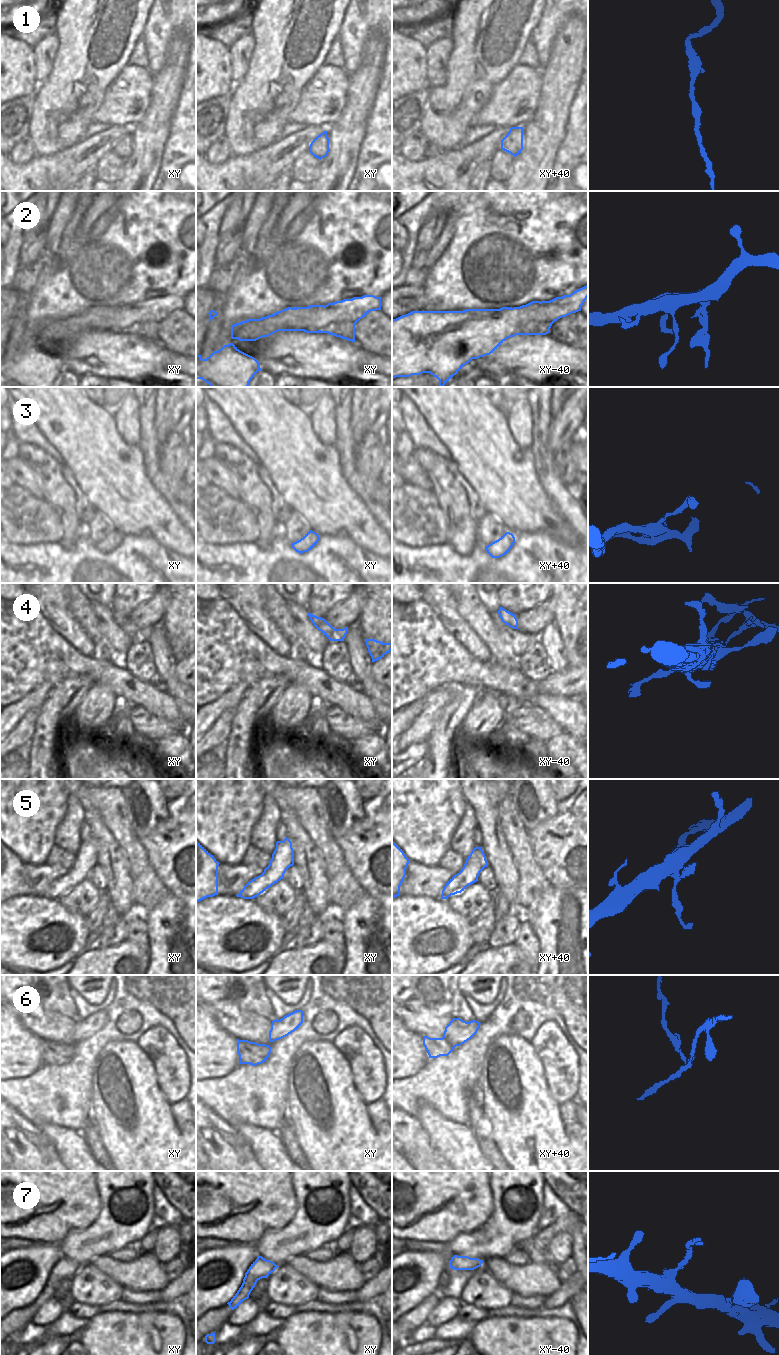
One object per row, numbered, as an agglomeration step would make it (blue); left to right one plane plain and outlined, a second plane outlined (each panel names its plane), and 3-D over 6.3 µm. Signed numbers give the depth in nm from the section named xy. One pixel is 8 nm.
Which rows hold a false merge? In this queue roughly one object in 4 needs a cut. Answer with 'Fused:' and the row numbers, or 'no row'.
Fused: 2, 6

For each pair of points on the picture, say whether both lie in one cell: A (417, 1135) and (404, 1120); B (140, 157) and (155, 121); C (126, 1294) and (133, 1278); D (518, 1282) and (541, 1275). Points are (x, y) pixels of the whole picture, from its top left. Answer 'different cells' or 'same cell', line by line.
A: same cell
B: same cell
C: different cells
D: same cell

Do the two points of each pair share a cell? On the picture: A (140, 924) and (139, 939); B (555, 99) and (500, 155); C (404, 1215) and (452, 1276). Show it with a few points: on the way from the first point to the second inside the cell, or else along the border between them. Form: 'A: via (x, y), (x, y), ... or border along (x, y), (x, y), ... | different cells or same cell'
A: via (139, 928), (139, 935) | same cell
B: border along (515, 157), (510, 175), (506, 179) | different cells
C: border along (402, 1237), (422, 1241), (443, 1241), (448, 1244) | different cells

